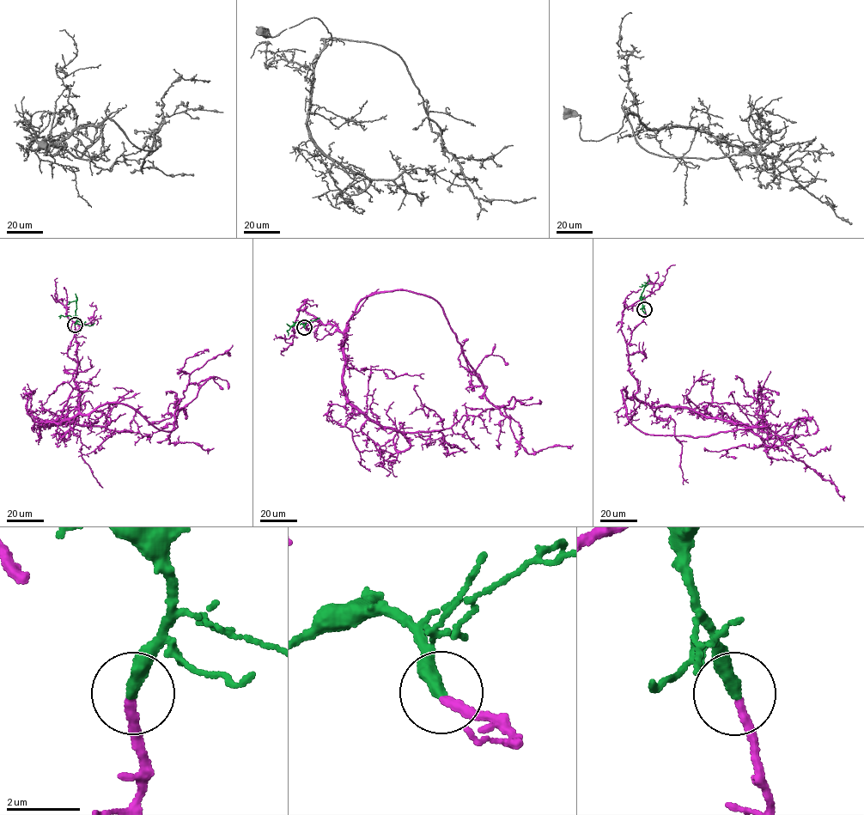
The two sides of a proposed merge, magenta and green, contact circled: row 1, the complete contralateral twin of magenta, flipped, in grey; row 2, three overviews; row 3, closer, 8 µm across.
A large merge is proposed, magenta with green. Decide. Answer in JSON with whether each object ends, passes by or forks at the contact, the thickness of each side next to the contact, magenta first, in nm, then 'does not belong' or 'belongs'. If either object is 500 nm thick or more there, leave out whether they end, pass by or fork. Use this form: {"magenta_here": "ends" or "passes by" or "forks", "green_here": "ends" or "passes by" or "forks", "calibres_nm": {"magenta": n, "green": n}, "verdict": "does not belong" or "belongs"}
{"magenta_here": "ends", "green_here": "ends", "calibres_nm": {"magenta": 240, "green": 380}, "verdict": "belongs"}

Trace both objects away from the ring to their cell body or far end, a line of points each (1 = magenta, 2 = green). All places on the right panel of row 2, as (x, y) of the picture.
1: (644, 309), (626, 344), (637, 392), (628, 398), (622, 392), (633, 426), (694, 437), (769, 427), (844, 496)
2: (644, 309), (641, 294), (645, 285), (639, 286)

